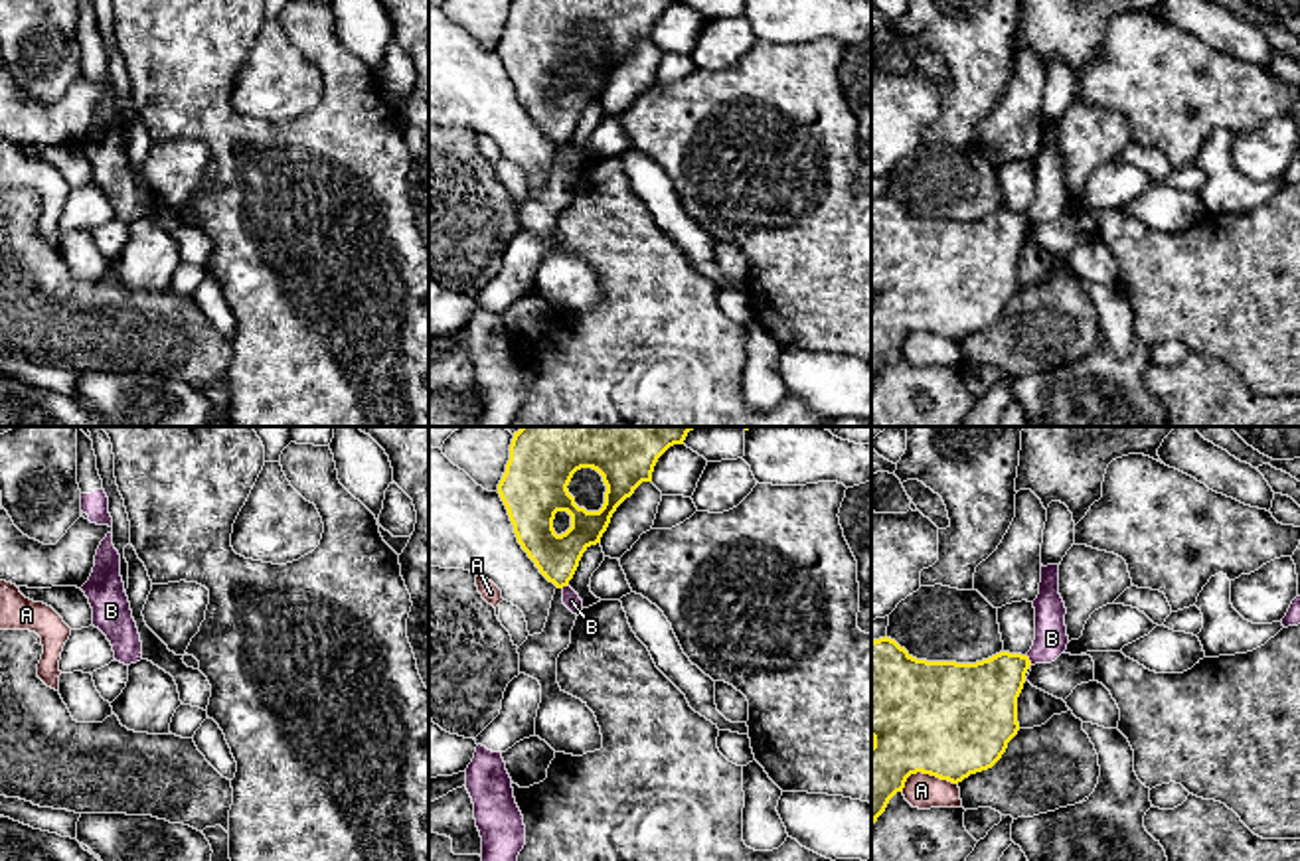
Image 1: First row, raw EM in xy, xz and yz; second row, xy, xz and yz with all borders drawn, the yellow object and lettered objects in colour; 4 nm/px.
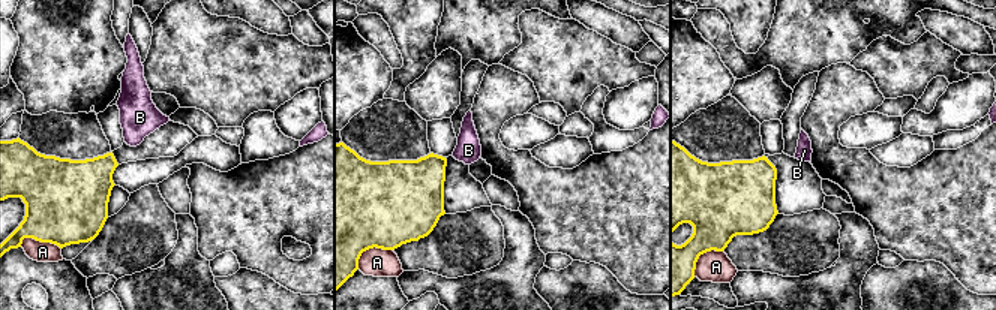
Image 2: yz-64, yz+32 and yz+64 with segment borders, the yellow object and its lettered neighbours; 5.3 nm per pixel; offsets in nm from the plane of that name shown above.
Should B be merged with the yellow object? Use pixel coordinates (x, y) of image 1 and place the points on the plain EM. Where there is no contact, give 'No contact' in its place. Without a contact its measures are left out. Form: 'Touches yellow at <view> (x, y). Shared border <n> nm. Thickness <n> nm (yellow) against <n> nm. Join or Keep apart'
Touches yellow at yz (1028, 218). Shared border 50 nm. Thickness 300 nm (yellow) against 130 nm. Keep apart

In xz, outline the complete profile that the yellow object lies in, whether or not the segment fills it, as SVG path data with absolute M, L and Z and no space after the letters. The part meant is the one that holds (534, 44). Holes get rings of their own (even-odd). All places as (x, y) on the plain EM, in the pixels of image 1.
M512 0L498 51L508 67L518 101L539 130L563 146L583 111L601 101L616 65L642 39L652 39L658 16L684 0ZM581 26L593 26L607 43L599 69L575 61L567 43ZM557 69L571 73L571 85L557 93Z

